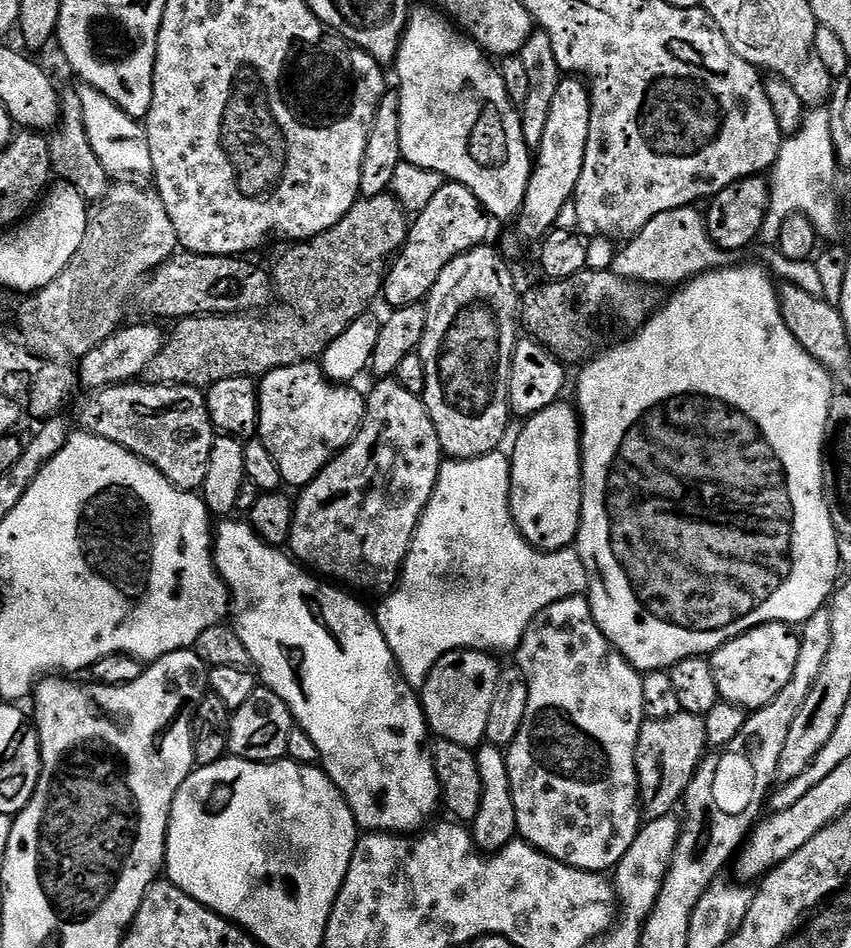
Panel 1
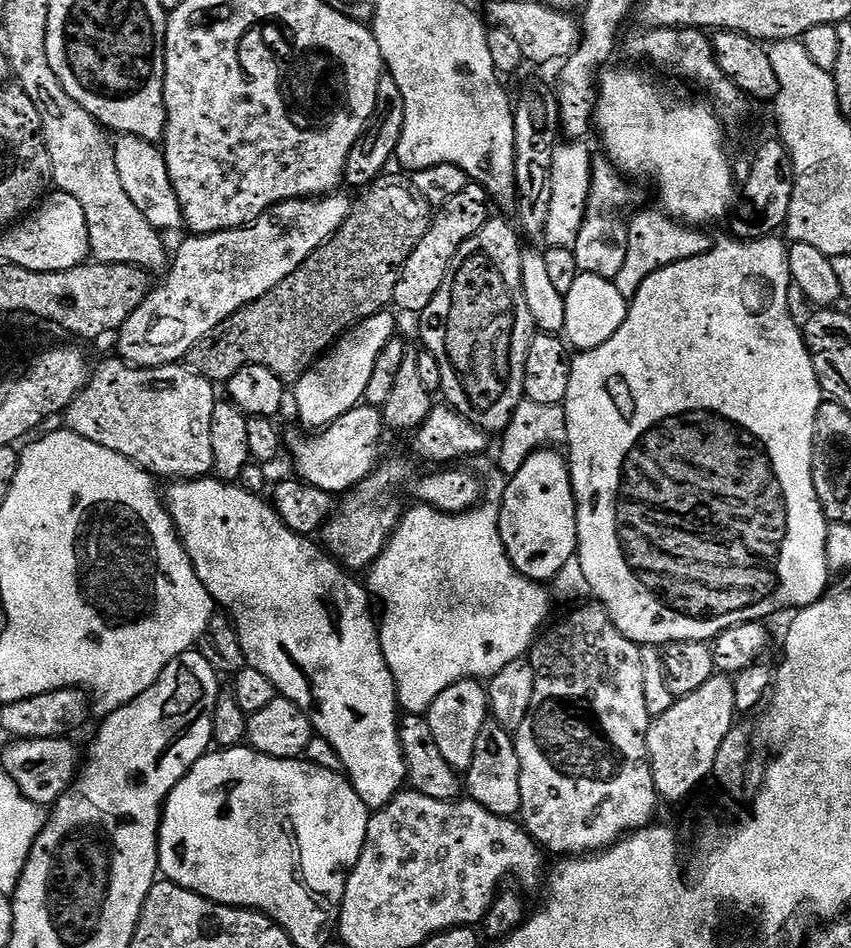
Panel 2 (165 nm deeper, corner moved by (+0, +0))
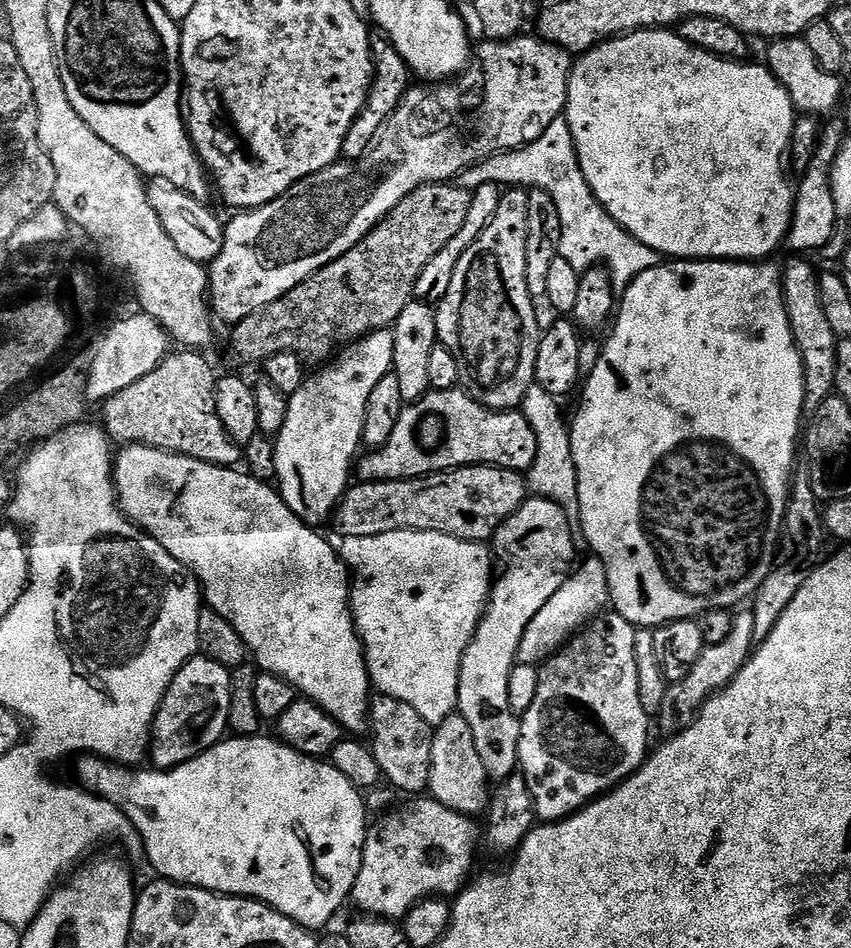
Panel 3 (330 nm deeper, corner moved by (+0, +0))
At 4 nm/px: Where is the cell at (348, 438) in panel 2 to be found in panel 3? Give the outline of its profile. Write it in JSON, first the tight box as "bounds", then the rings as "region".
{"bounds":[358,390,537,482],"region":[[[430,390],[422,399],[405,407],[398,426],[394,426],[394,434],[381,448],[359,457],[358,476],[360,472],[361,481],[371,482],[415,480],[469,466],[527,470],[536,460],[537,450],[535,432],[520,410],[487,408],[464,390]]]}

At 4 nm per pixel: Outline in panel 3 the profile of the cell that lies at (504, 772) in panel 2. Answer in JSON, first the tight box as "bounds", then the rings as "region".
{"bounds":[456,498,572,782],"region":[[[528,498],[520,505],[520,509],[513,514],[511,518],[503,524],[494,537],[494,556],[498,561],[498,575],[495,577],[492,594],[488,601],[488,610],[484,614],[484,619],[476,627],[476,633],[472,636],[472,641],[468,643],[468,648],[464,651],[462,658],[462,666],[460,667],[460,689],[456,695],[458,701],[459,715],[463,716],[465,724],[470,726],[472,731],[472,741],[478,750],[478,754],[482,758],[482,766],[486,770],[489,781],[499,782],[505,780],[507,776],[513,775],[517,771],[518,761],[516,755],[518,754],[518,742],[520,741],[520,721],[521,717],[513,716],[510,710],[510,694],[508,687],[510,686],[510,674],[512,669],[516,667],[518,661],[516,655],[518,654],[518,646],[522,642],[522,634],[526,634],[526,626],[530,626],[530,621],[534,619],[534,614],[538,614],[538,610],[542,610],[542,606],[546,606],[546,602],[550,602],[550,598],[554,598],[554,594],[558,594],[558,590],[564,585],[565,580],[570,575],[570,567],[568,563],[572,560],[572,530],[568,526],[570,518],[564,513],[563,509],[559,507],[550,499],[543,498]]]}

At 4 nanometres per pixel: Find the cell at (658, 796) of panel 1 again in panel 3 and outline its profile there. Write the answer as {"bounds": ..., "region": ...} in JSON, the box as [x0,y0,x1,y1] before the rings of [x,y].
{"bounds":[658,611,758,734],"region":[[[740,611],[735,613],[730,634],[726,634],[722,642],[707,645],[704,653],[698,658],[698,662],[694,662],[691,672],[686,674],[686,678],[669,683],[658,717],[661,730],[668,732],[664,734],[675,734],[691,726],[704,703],[711,696],[723,692],[728,687],[728,683],[743,670],[744,663],[751,658],[754,645],[758,640],[754,634],[754,618],[751,611]]]}

